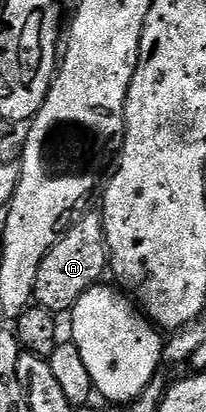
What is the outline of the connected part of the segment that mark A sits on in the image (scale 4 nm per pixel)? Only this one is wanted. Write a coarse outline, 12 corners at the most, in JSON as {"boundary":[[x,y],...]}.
{"boundary":[[82,214],[35,277],[36,306],[72,312],[102,282],[102,216]]}

